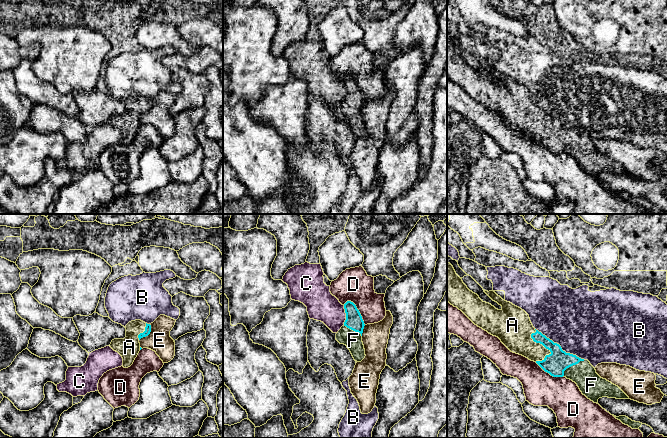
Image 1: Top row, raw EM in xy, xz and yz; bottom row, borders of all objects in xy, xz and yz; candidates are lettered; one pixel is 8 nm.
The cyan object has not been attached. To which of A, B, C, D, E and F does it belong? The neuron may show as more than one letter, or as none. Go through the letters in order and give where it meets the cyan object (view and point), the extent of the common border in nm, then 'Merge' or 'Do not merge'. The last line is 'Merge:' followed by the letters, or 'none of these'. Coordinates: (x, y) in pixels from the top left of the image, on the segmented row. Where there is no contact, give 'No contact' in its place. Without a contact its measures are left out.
A: Touches cyan at yz (541, 343). Shared border 280 nm. Merge
B: Touches cyan at yz (560, 346). Shared border 480 nm. Do not merge
C: Touches cyan at xz (346, 315). Shared border 160 nm. Do not merge
D: Touches cyan at xz (358, 311). Shared border 240 nm. Do not merge
E: Touches cyan at xy (148, 334). Shared border 160 nm. Do not merge
F: Touches cyan at yz (572, 365). Shared border 220 nm. Merge
Merge: A, F

